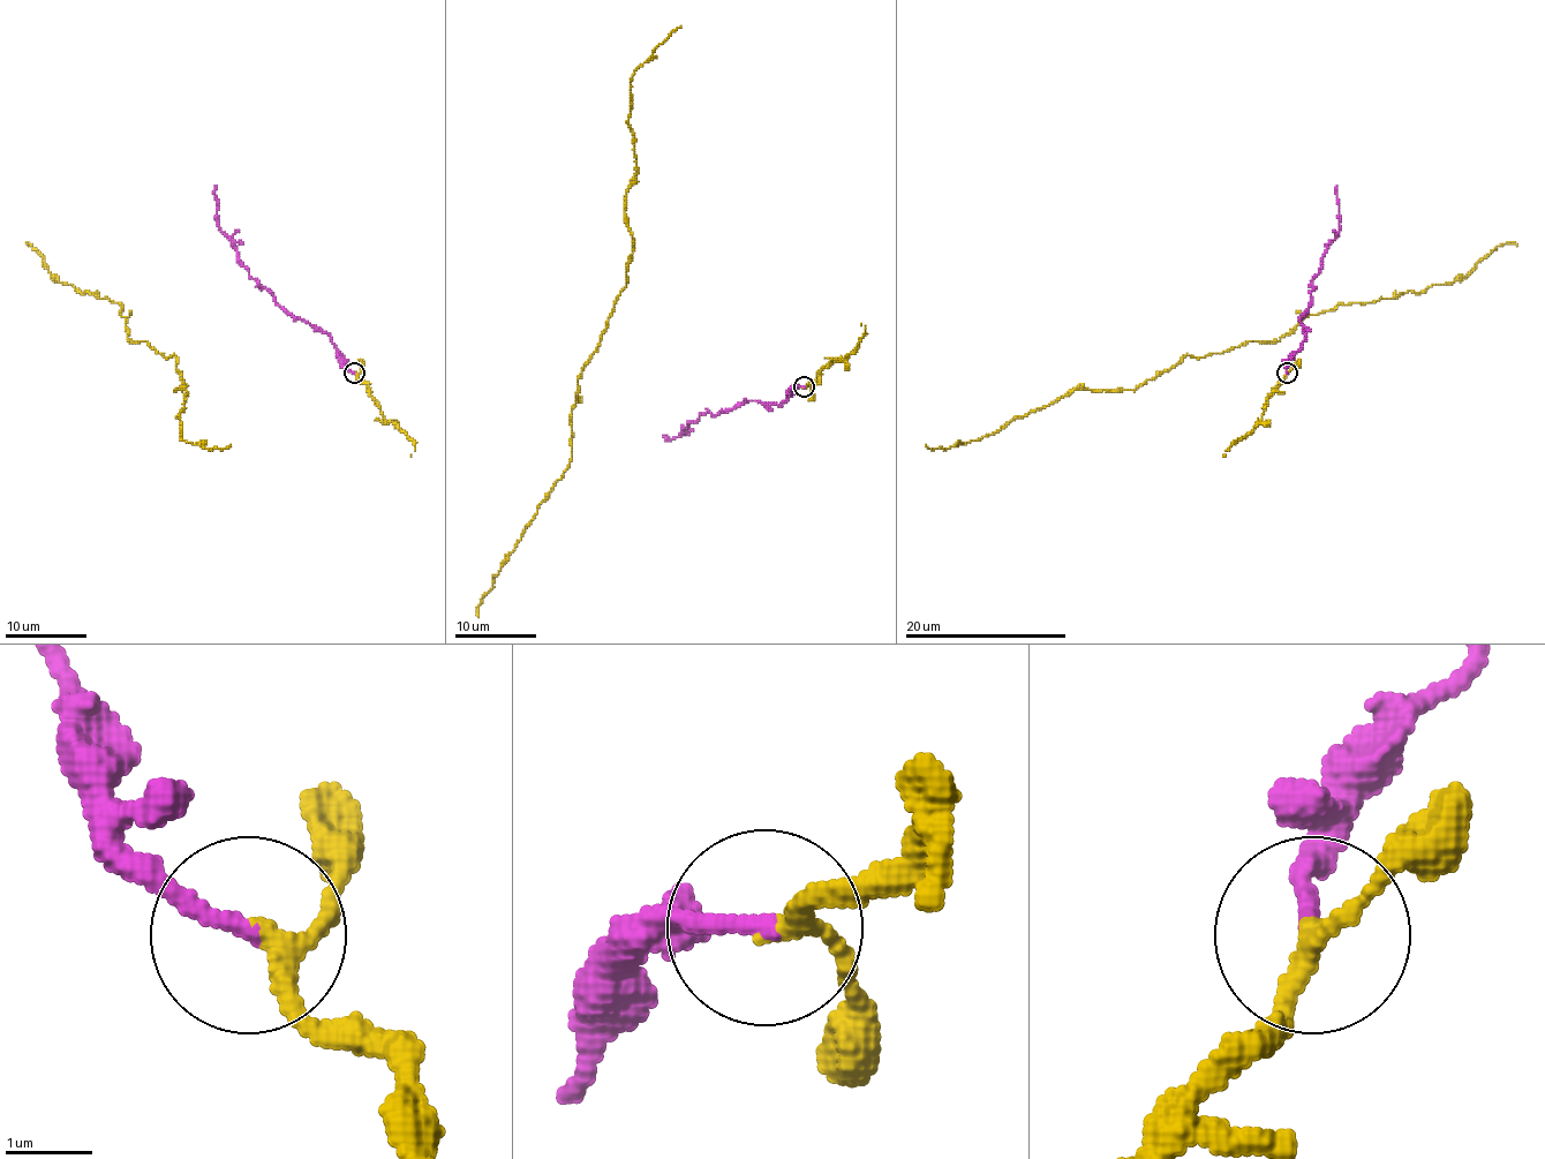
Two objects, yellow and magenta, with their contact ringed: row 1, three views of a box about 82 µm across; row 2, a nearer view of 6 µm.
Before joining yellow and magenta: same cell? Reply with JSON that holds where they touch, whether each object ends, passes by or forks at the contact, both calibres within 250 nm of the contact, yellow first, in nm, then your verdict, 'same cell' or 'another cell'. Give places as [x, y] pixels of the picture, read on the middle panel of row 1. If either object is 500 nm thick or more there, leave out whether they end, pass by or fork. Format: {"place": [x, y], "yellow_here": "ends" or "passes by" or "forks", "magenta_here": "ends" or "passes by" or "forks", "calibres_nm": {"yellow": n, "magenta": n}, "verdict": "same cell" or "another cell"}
{"place": [804, 386], "yellow_here": "passes by", "magenta_here": "ends", "calibres_nm": {"yellow": 200, "magenta": 220}, "verdict": "same cell"}

